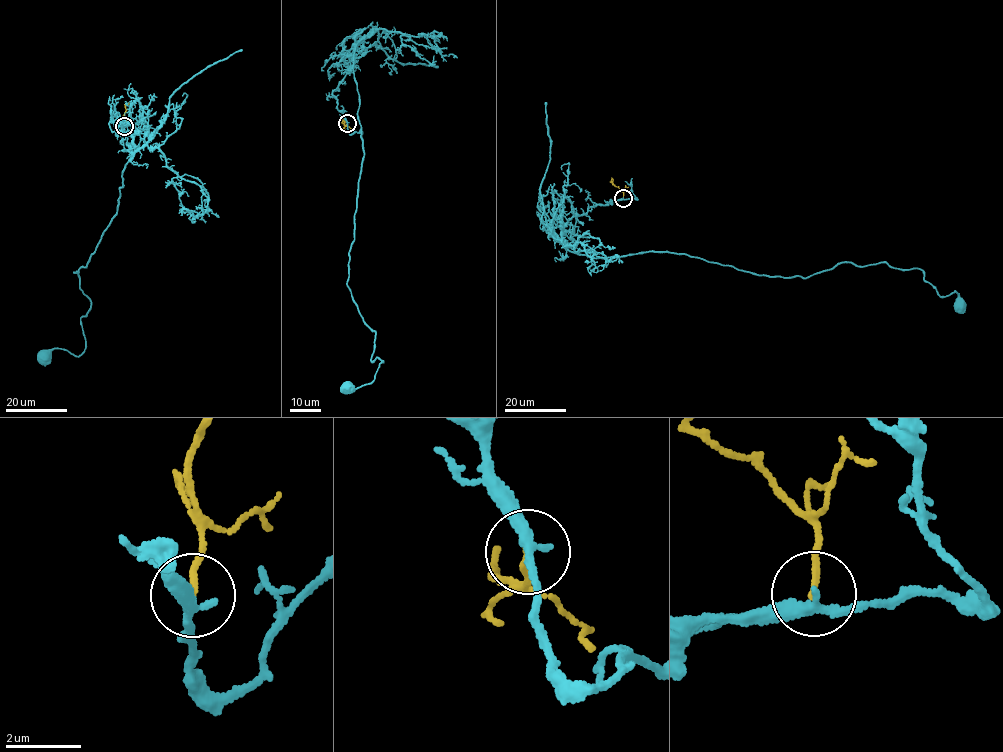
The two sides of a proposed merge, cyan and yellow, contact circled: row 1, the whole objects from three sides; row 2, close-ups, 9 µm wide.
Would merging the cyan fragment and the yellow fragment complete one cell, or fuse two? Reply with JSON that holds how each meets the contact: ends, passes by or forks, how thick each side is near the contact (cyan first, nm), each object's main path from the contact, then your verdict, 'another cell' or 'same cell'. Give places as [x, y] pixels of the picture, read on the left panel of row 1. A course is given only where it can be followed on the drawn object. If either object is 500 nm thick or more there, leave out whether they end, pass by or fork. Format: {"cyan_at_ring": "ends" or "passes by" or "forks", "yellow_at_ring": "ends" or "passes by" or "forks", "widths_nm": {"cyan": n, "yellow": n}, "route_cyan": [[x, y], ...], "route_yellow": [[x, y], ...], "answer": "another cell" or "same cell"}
{"cyan_at_ring": "passes by", "yellow_at_ring": "ends", "widths_nm": {"cyan": 320, "yellow": 170}, "route_cyan": [[124, 126], [114, 114], [133, 127], [135, 151], [115, 216], [74, 273], [91, 303], [85, 350], [44, 357]], "route_yellow": [[124, 126], [128, 102]], "answer": "same cell"}

